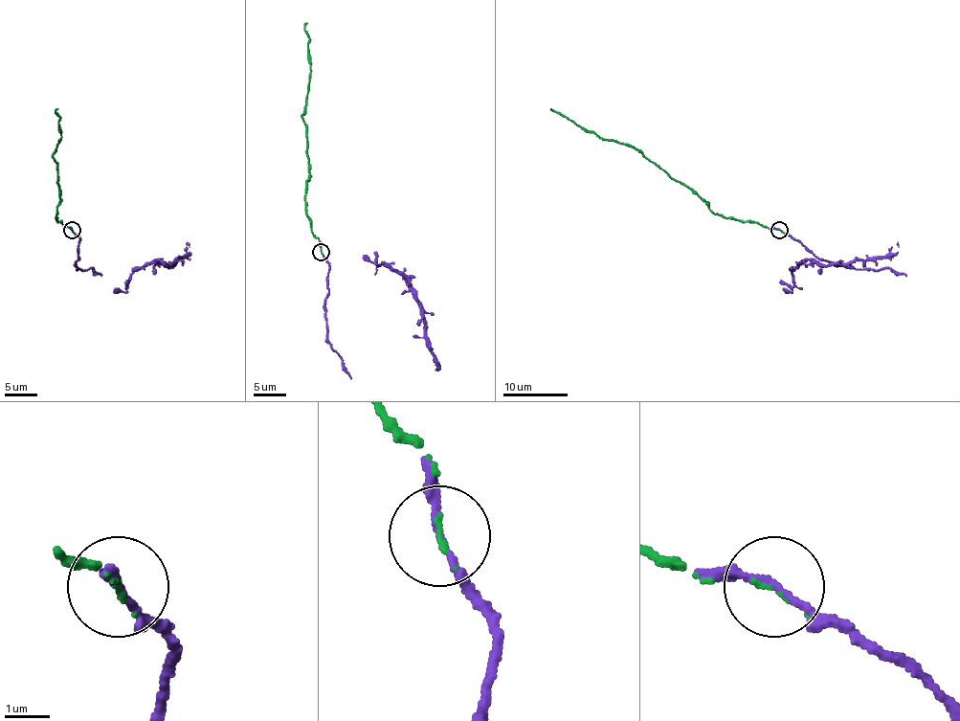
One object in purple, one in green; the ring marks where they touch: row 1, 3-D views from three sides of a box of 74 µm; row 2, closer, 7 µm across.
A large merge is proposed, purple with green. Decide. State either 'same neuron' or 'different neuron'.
same neuron

